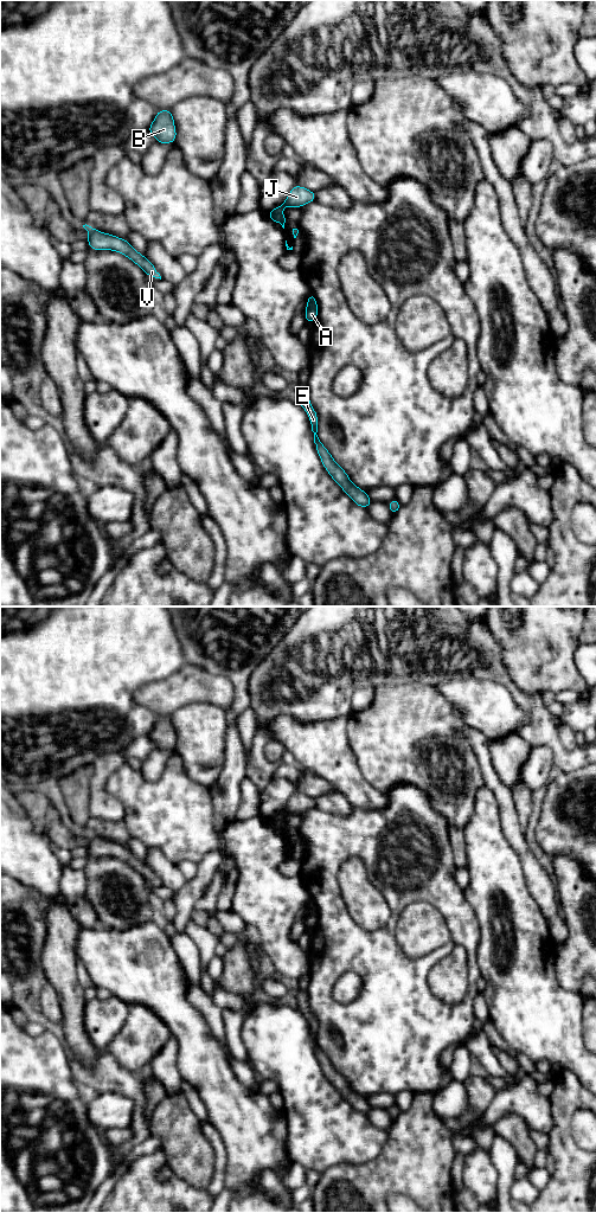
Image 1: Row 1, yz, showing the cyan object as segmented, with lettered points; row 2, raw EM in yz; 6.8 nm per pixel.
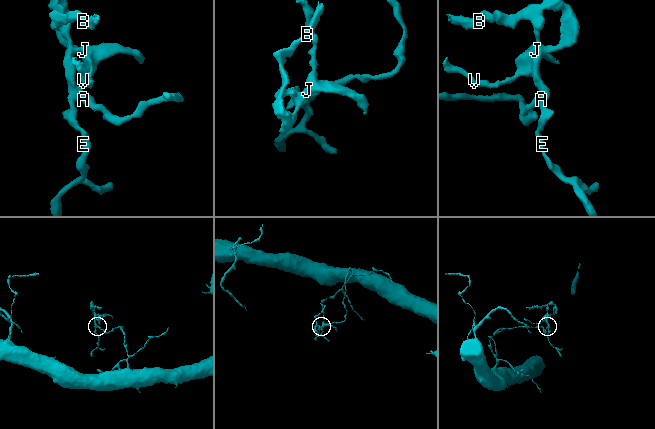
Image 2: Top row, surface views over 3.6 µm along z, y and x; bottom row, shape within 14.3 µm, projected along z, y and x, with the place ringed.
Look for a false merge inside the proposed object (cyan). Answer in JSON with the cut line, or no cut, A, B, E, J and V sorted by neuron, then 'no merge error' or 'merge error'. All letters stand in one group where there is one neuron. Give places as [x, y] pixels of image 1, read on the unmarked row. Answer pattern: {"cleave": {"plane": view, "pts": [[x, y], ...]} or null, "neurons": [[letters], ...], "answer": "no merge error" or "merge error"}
{"cleave": {"plane": "yz", "pts": [[308, 903], [315, 909]]}, "neurons": [["A"], ["B", "E", "J", "V"]], "answer": "merge error"}

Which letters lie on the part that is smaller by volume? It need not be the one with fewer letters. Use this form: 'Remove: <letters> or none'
Remove: B, E, J, V

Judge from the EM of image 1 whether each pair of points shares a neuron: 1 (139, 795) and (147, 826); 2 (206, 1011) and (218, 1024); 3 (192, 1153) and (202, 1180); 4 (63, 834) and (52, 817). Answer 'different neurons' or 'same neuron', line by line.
1: same neuron
2: same neuron
3: same neuron
4: same neuron

